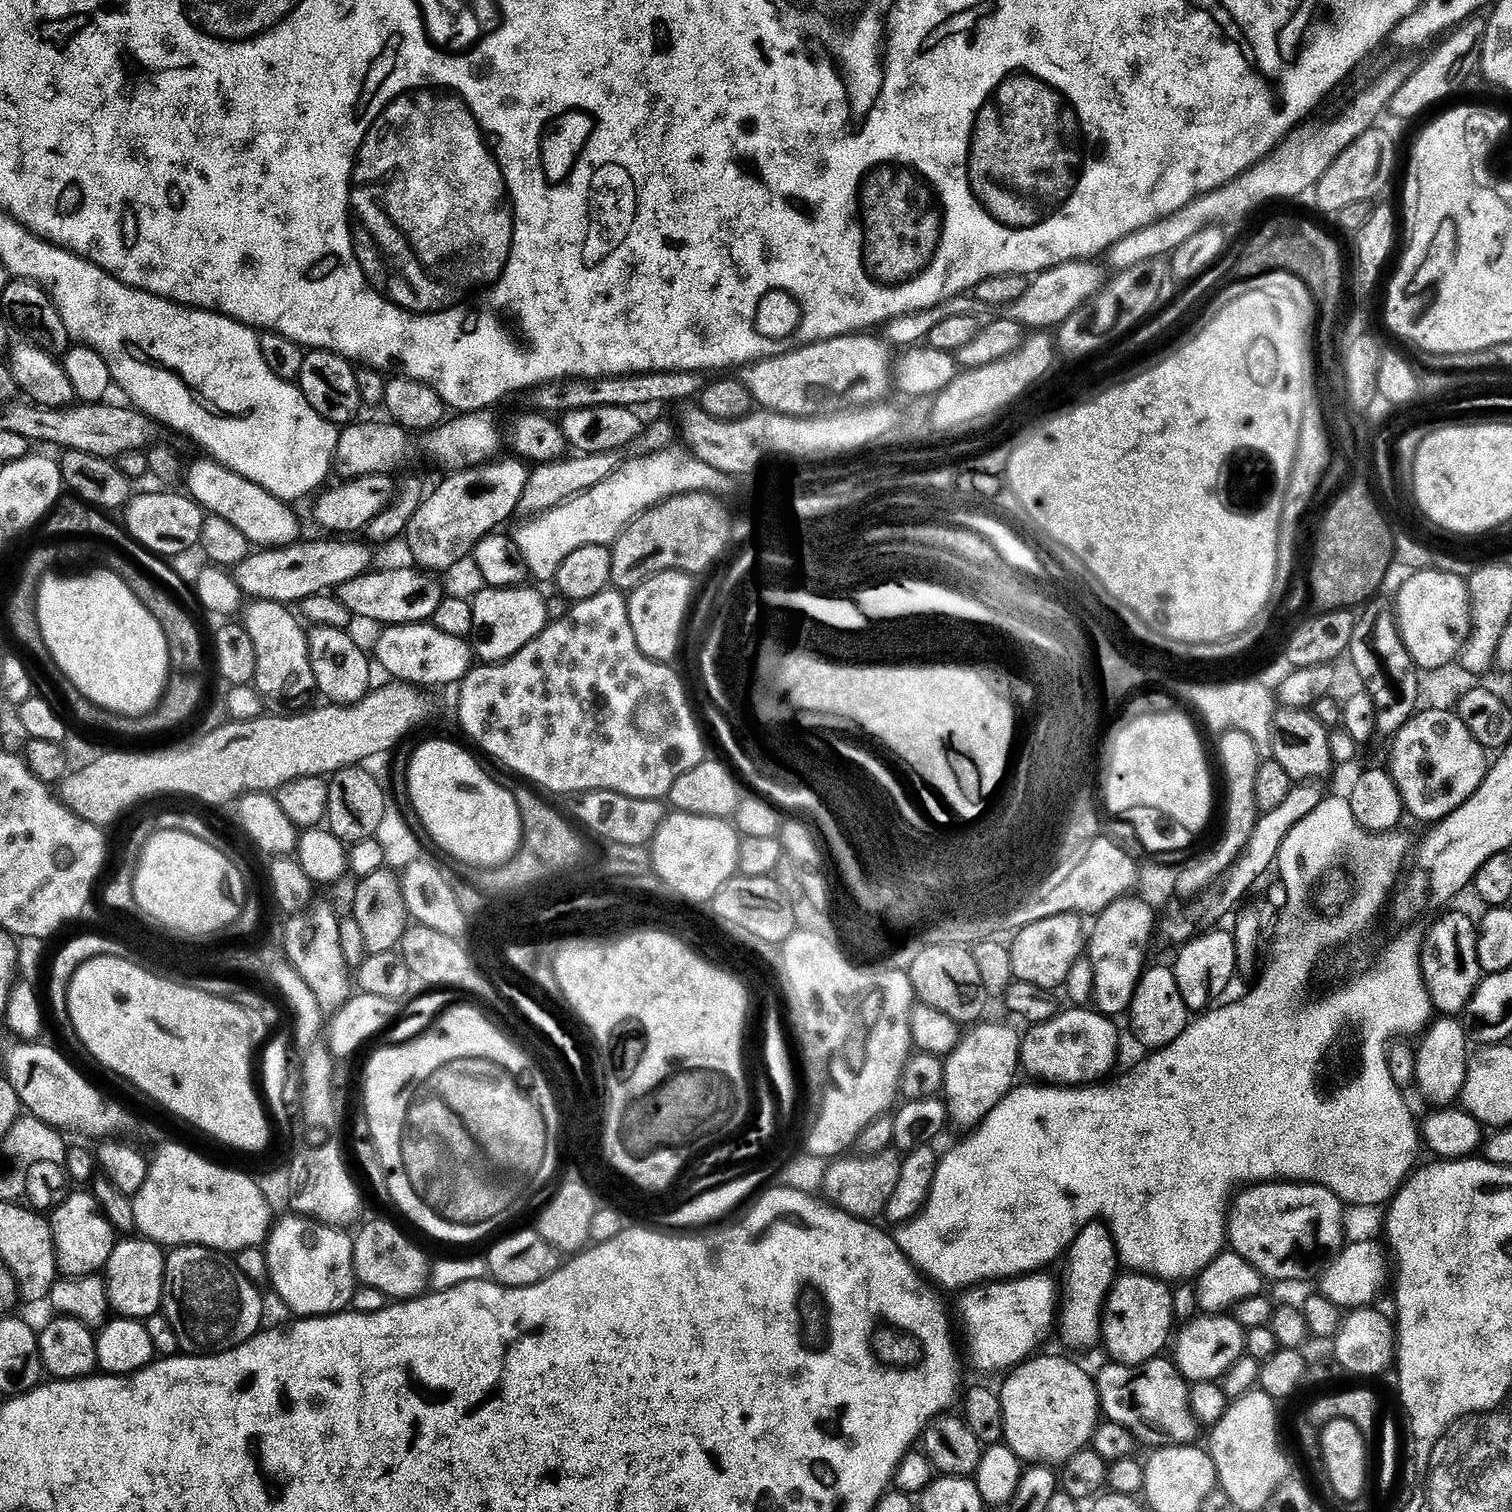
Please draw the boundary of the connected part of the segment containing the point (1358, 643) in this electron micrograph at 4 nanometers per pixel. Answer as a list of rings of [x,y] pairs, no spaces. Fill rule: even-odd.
[[[1384,606],[1377,610],[1375,616],[1375,622],[1373,628],[1370,625],[1364,624],[1364,622],[1358,622],[1353,630],[1353,636],[1351,638],[1351,644],[1349,646],[1348,658],[1351,658],[1352,664],[1359,676],[1359,678],[1366,683],[1365,689],[1370,693],[1370,698],[1375,702],[1377,707],[1376,713],[1376,726],[1377,731],[1383,736],[1388,738],[1395,737],[1400,732],[1402,726],[1407,724],[1417,711],[1417,693],[1419,692],[1419,669],[1412,660],[1412,656],[1405,649],[1404,643],[1401,642],[1399,633],[1399,623],[1396,618],[1396,611],[1391,606]],[[1372,634],[1375,637],[1377,649],[1374,650],[1374,644],[1372,642]],[[1377,662],[1384,668],[1386,668],[1386,674],[1384,671],[1375,668]]]

